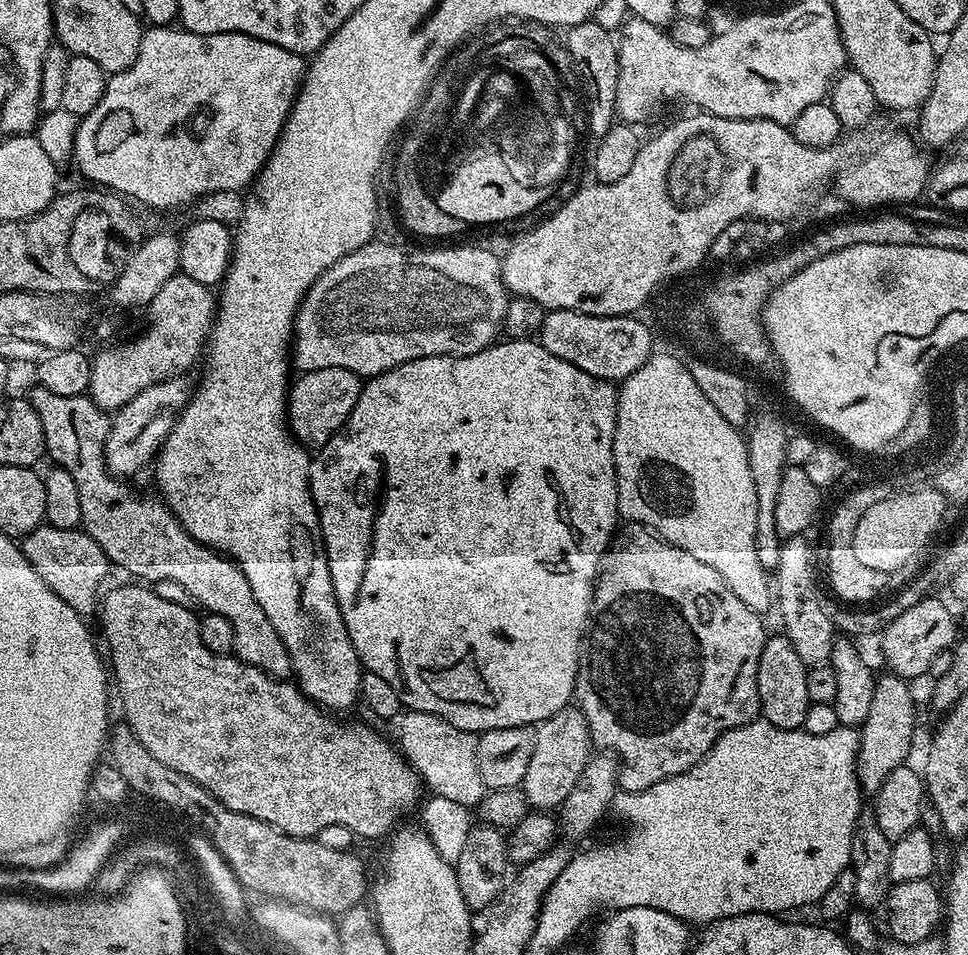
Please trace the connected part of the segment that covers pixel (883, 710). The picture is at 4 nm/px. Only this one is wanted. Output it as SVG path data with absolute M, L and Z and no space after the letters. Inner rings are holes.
M884 674L877 679L874 690L874 706L865 718L860 733L860 749L856 759L856 774L861 778L869 776L879 782L890 774L890 770L901 767L912 748L912 731L916 728L916 704L912 701L909 681L900 676Z

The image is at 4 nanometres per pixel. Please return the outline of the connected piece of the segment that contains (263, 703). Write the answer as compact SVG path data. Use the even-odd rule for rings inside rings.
M128 582L132 584L120 584L117 588L112 588L103 593L102 603L98 608L98 617L100 616L101 624L104 626L104 640L108 643L107 655L110 657L110 672L114 677L114 688L120 691L120 700L124 703L124 716L123 719L126 721L129 728L131 728L132 733L138 738L138 742L142 742L142 746L146 746L146 750L150 750L150 754L154 754L154 758L158 758L158 762L162 762L166 766L170 766L170 770L178 770L183 776L188 776L191 780L196 781L196 783L201 784L207 792L212 793L217 800L221 800L224 805L229 808L232 812L245 812L248 816L253 816L259 820L264 820L268 824L273 824L278 830L282 830L286 834L291 836L307 836L309 838L319 837L322 830L326 830L326 826L350 826L350 830L356 833L357 837L361 841L363 840L376 840L379 836L387 837L389 833L393 831L401 823L400 820L412 807L415 809L417 805L421 803L422 795L420 796L420 788L422 792L422 781L420 779L419 773L416 769L404 759L403 755L394 747L384 736L379 736L372 728L367 728L364 724L343 724L343 719L337 718L335 715L329 714L325 709L321 708L320 705L315 704L309 696L305 696L295 683L289 682L284 678L277 678L271 676L264 672L261 668L256 668L252 664L247 664L244 660L236 659L235 655L229 654L223 656L222 654L214 654L214 650L206 650L206 646L202 644L202 634L200 633L200 622L197 613L192 613L190 609L184 604L179 604L176 600L167 600L164 596L159 596L156 592L151 592L151 587L145 586L140 582Z

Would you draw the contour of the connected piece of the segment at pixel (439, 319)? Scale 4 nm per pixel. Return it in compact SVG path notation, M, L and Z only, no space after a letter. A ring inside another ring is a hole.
M376 243L364 244L358 250L346 254L346 258L334 262L334 266L330 266L330 270L326 270L326 274L318 277L314 286L310 286L310 290L304 295L304 301L301 302L300 309L296 311L294 335L290 340L290 356L300 372L341 368L342 370L350 370L361 378L371 378L381 376L383 372L389 372L391 368L397 368L406 362L414 362L418 358L469 356L470 354L478 354L483 348L491 348L493 344L497 343L504 327L504 315L510 299L510 293L500 277L501 257L499 255L495 256L488 248L448 248L452 246L399 248L396 244Z

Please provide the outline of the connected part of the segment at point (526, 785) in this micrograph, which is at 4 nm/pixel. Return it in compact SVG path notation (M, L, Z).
M569 706L558 710L550 718L541 720L535 725L536 741L534 754L530 754L530 766L526 766L526 778L522 785L529 805L536 810L556 810L564 803L566 794L574 790L578 778L582 778L582 770L586 770L588 761L594 755L592 736L588 732L588 723L578 706Z

